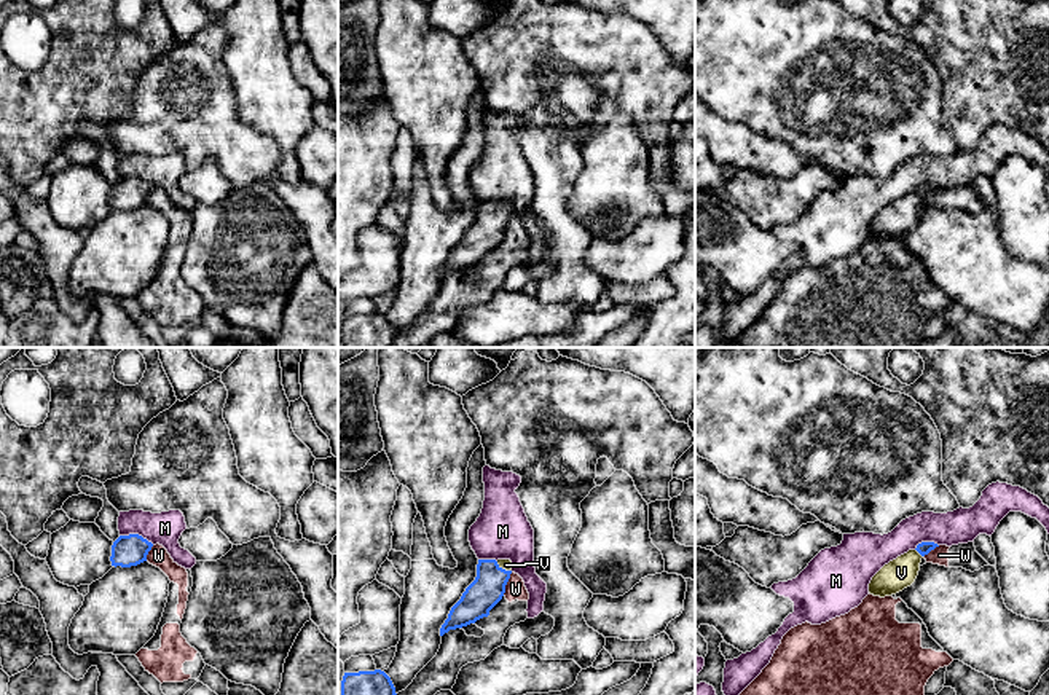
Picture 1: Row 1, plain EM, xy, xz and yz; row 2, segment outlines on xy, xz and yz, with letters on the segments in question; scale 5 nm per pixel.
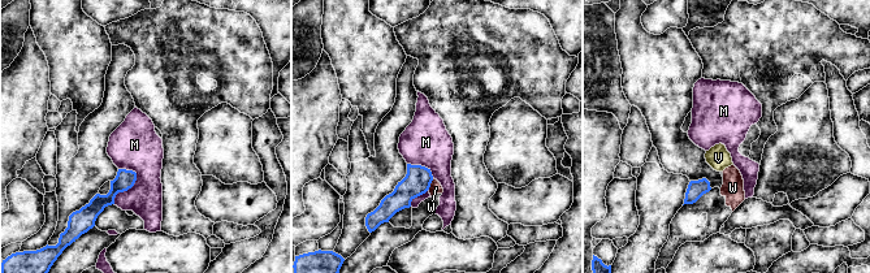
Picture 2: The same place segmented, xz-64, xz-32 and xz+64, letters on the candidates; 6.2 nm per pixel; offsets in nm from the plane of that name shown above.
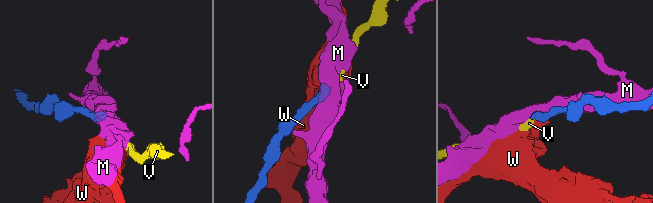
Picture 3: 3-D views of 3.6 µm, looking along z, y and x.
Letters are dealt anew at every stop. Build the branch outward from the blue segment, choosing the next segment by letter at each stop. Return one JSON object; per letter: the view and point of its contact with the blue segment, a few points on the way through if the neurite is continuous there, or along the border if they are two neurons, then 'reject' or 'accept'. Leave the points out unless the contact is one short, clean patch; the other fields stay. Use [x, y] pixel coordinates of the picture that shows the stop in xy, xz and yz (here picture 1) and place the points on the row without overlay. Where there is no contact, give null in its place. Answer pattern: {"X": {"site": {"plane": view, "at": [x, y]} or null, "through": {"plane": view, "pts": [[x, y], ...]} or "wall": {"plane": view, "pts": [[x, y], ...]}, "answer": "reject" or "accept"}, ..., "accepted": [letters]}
{"M": {"site": {"plane": "xy", "at": [137, 177]}, "wall": {"plane": "xy", "pts": [[120, 177], [141, 177], [153, 187]]}, "answer": "reject"}, "V": {"site": {"plane": "yz", "at": [919, 195]}, "through": {"plane": "yz", "pts": [[923, 192], [919, 195], [901, 215]]}, "answer": "accept"}, "W": {"site": {"plane": "xz", "at": [506, 227]}, "wall": {"plane": "xz", "pts": [[512, 215], [502, 238]]}, "answer": "reject"}, "accepted": ["V"]}

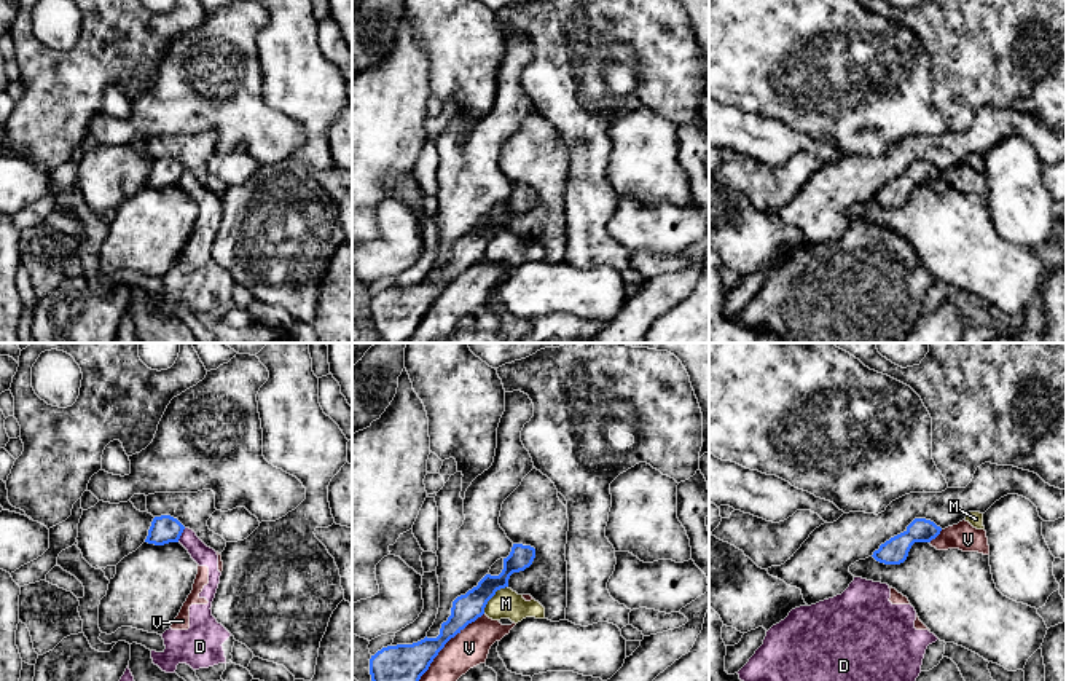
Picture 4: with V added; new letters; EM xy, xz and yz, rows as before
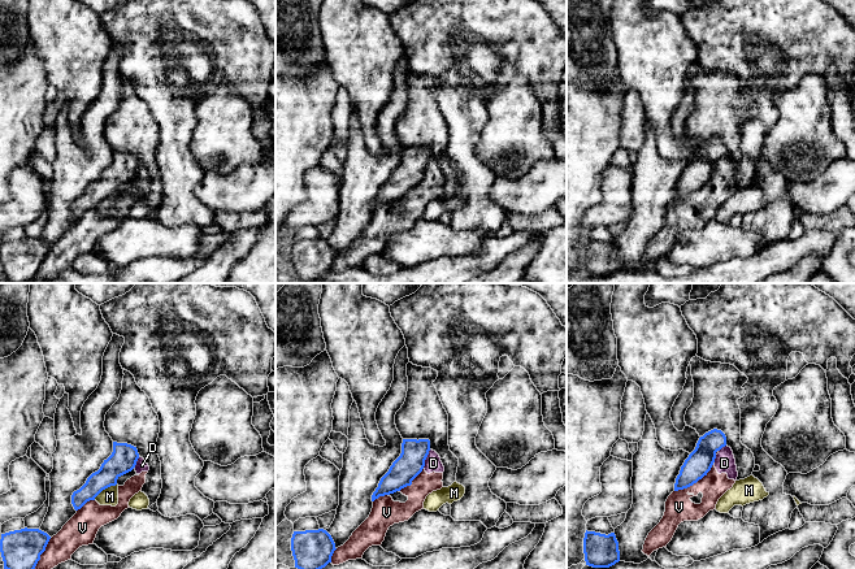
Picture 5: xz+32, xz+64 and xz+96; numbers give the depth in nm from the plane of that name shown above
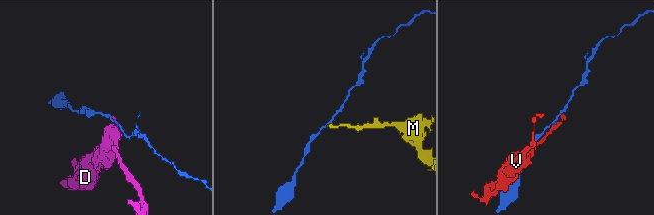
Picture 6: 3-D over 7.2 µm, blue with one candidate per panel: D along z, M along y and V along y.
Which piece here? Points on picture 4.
{"D": {"site": {"plane": "xy", "at": [180, 177]}, "answer": "reject"}, "M": {"site": {"plane": "xz", "at": [493, 238]}, "wall": {"plane": "xz", "pts": [[507, 228], [496, 235], [483, 255]]}, "answer": "reject"}, "V": {"site": {"plane": "xz", "at": [438, 294]}, "answer": "reject"}, "accepted": []}

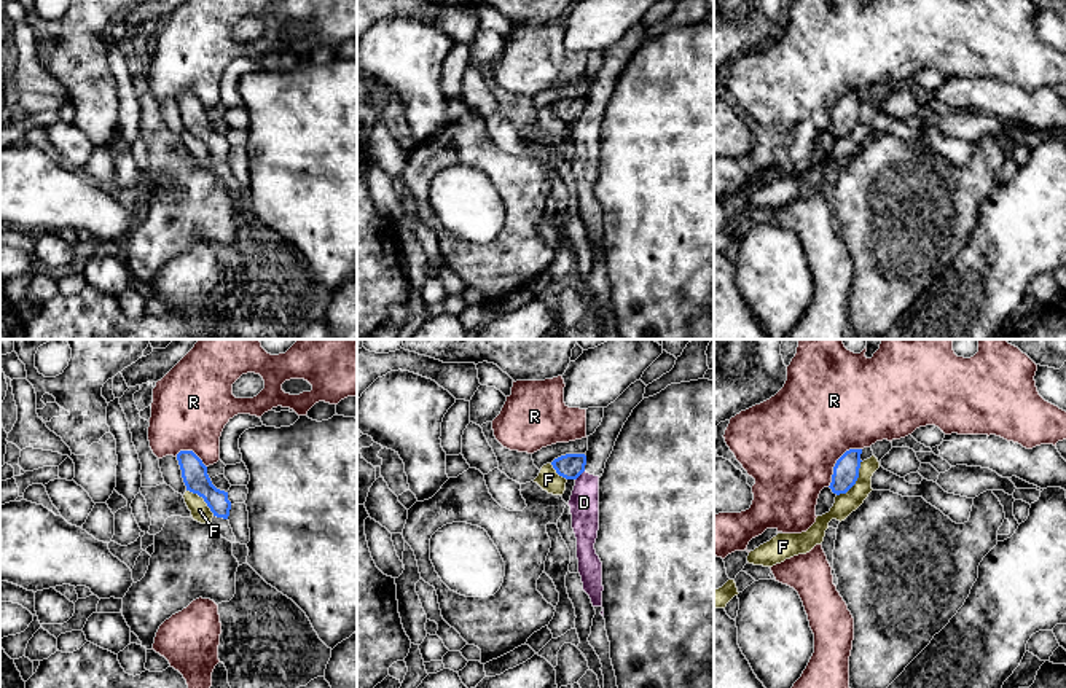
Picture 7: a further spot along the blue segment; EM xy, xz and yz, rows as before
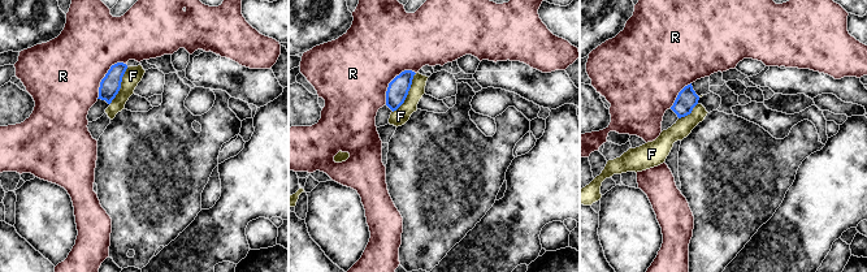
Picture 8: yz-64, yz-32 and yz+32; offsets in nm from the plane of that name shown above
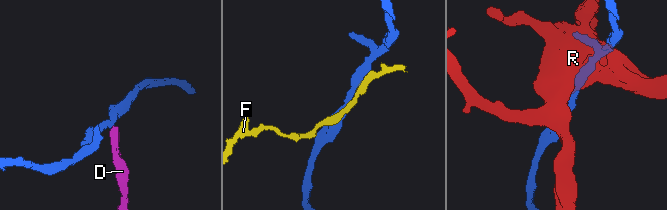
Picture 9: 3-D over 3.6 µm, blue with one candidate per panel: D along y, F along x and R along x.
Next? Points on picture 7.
{"D": {"site": {"plane": "xz", "at": [580, 117]}, "through": {"plane": "xz", "pts": [[571, 109], [580, 117], [583, 145]]}, "answer": "accept"}, "F": {"site": {"plane": "yz", "at": [856, 123]}, "answer": "reject"}, "R": {"site": {"plane": "yz", "at": [837, 105]}, "answer": "reject"}, "accepted": ["D"]}

